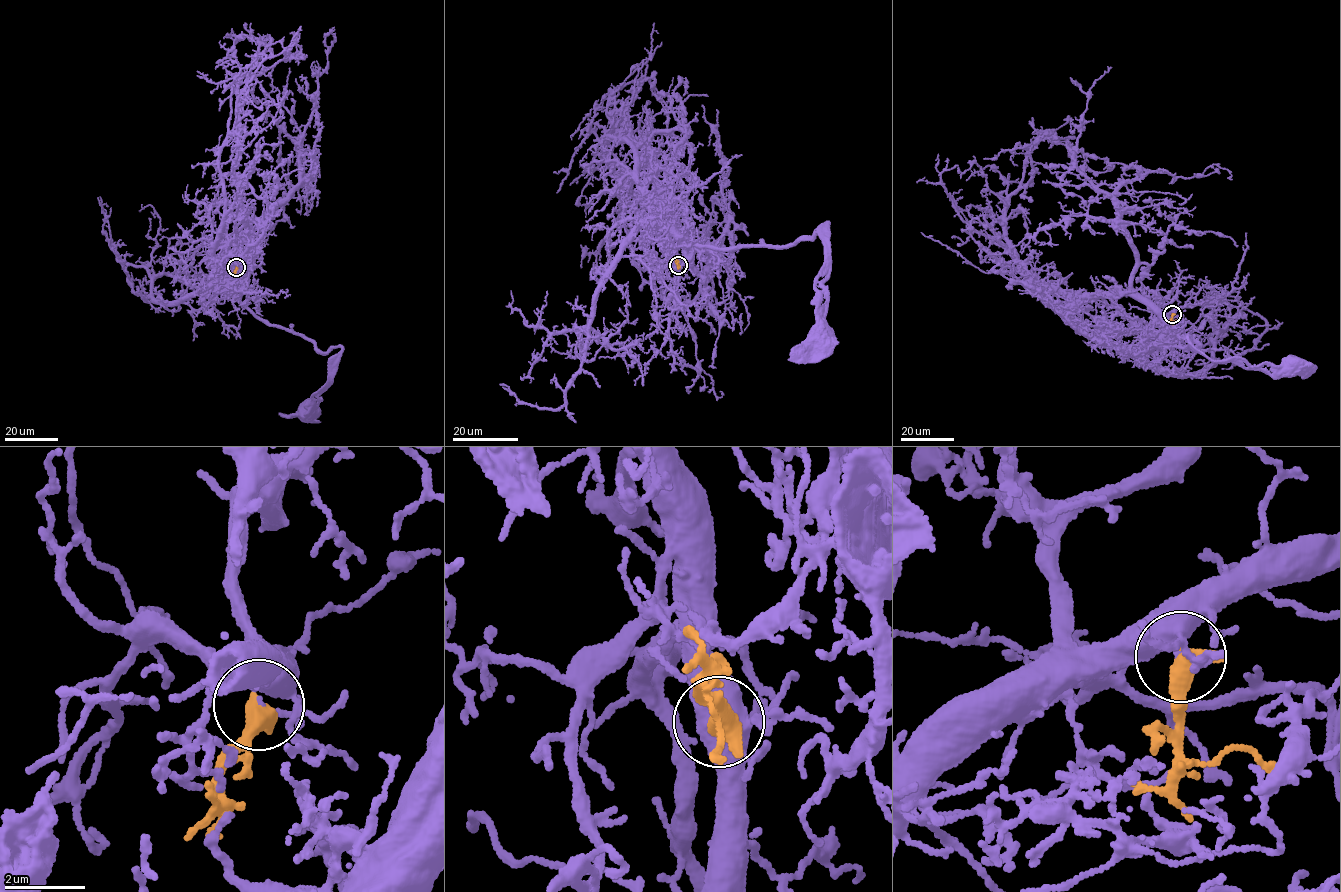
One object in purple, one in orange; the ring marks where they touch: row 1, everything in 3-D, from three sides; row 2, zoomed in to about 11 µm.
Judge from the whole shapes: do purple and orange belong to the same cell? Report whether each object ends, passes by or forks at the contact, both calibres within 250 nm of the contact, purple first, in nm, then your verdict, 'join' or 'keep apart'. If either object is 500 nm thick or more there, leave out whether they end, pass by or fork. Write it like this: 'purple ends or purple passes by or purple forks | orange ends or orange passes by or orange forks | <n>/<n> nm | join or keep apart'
400/600 nm | join

